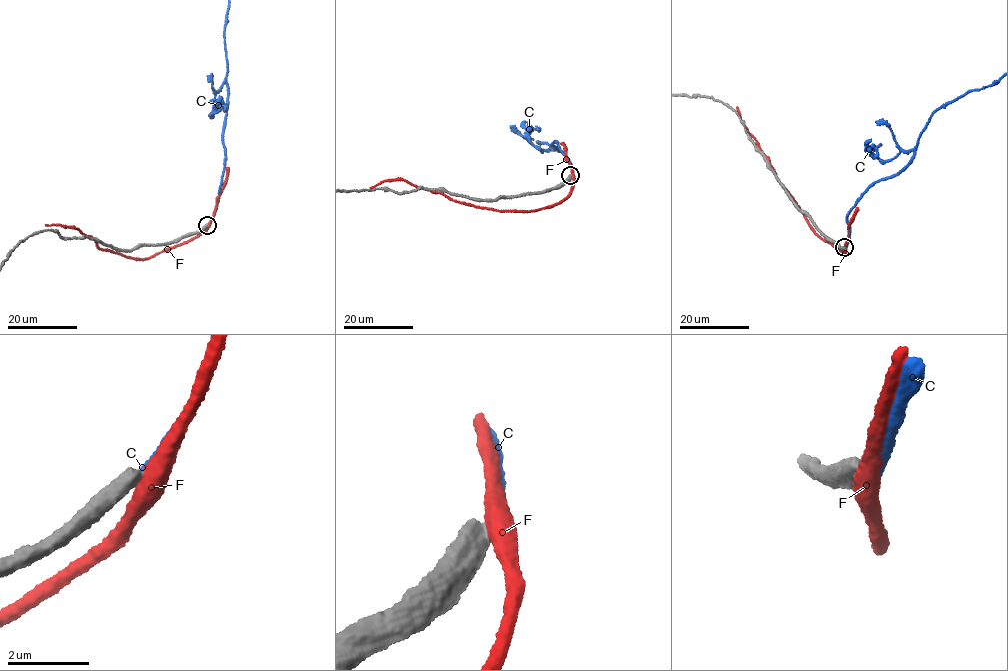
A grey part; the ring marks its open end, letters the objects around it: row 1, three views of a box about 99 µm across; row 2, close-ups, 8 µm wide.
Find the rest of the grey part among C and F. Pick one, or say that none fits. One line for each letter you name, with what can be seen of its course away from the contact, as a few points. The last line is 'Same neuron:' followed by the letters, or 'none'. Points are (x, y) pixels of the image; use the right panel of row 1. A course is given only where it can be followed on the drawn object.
Same neuron: none

